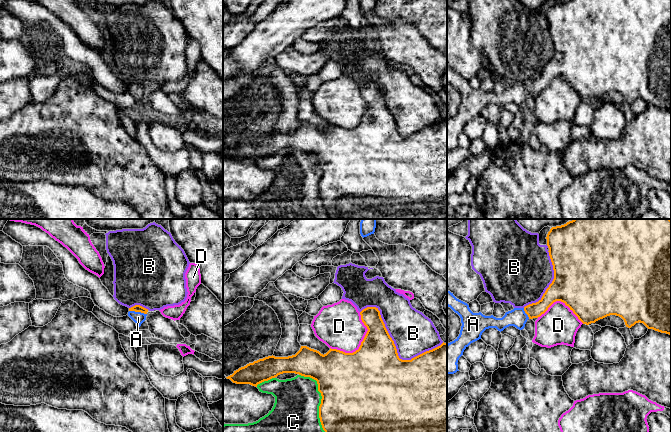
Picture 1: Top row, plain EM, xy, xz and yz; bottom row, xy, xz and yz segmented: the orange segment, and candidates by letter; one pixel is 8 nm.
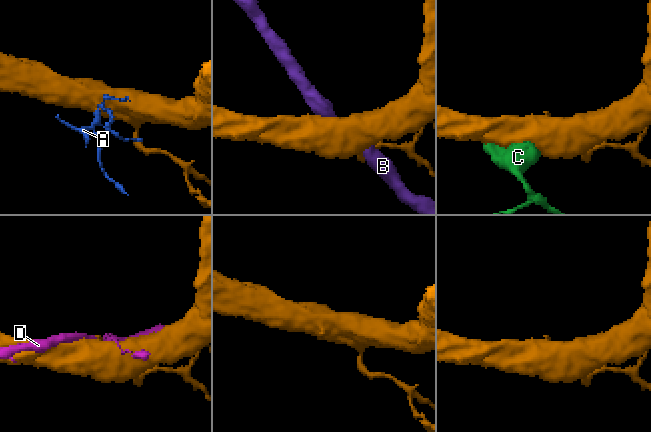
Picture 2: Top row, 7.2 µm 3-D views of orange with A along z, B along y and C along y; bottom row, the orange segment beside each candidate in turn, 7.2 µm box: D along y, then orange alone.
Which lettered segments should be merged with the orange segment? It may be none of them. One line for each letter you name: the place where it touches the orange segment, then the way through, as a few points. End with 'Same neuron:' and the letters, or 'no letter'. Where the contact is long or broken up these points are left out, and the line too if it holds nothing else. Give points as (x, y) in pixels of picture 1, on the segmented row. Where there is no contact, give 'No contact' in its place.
A: Touches orange at xy (138, 311). Path across: xy (137, 308), (138, 311), (138, 317)
Same neuron: A

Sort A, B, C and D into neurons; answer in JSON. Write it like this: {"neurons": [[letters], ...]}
{"neurons": [["A"], ["B"], ["C"], ["D"]]}

